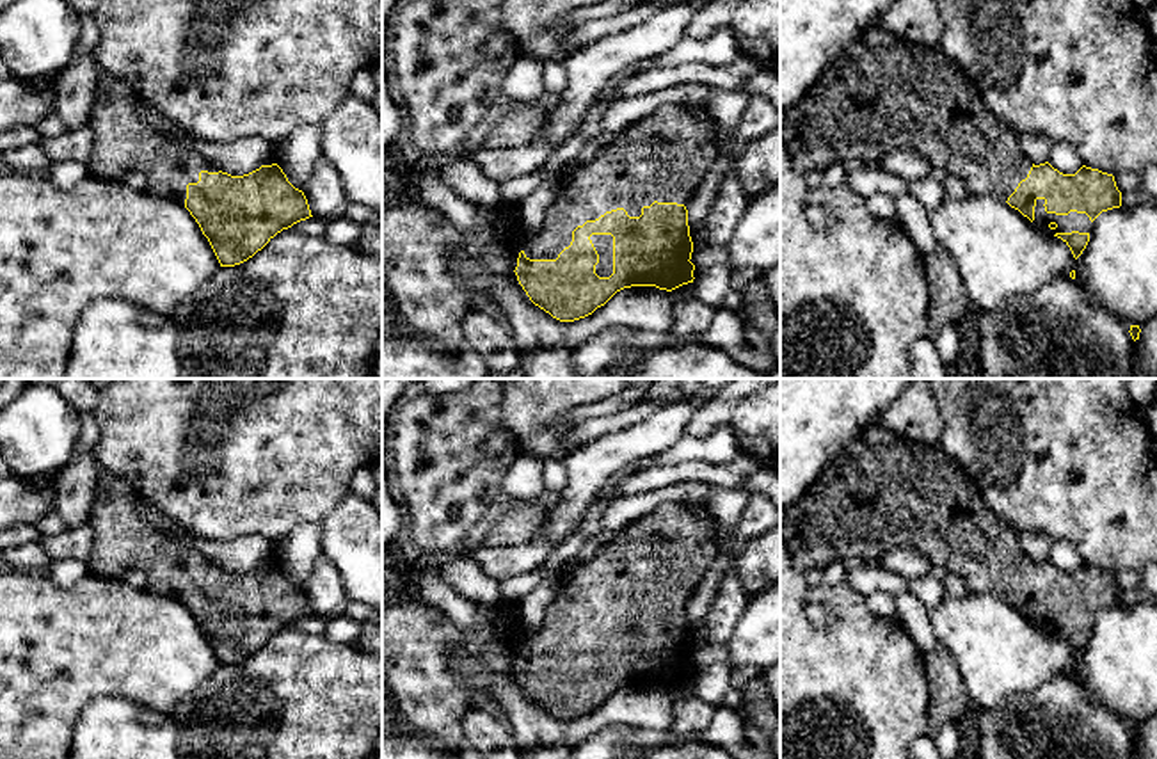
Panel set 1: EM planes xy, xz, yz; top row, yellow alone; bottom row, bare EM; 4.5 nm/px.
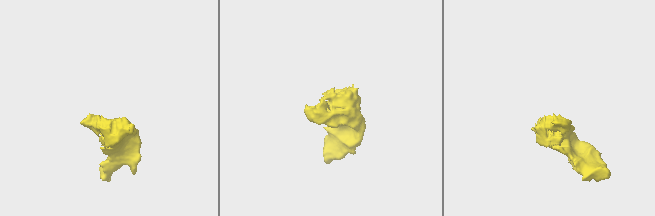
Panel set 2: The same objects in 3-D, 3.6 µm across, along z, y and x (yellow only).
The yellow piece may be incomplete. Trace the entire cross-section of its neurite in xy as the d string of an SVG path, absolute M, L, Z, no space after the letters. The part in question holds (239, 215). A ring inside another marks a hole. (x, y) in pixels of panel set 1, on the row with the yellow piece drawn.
M100 68L96 101L89 116L89 126L94 130L89 174L119 180L130 169L142 171L148 192L185 204L208 238L220 267L247 261L277 233L313 217L304 192L288 181L275 156L243 176L222 172L206 162L194 146L153 128L139 110L140 101L144 100L130 84Z

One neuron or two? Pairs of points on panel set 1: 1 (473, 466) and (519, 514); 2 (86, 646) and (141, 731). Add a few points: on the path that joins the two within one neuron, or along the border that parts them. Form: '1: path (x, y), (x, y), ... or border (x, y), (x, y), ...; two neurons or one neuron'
1: border (503, 502), (477, 534); two neurons
2: border (159, 711), (121, 697), (95, 697), (80, 713); two neurons

